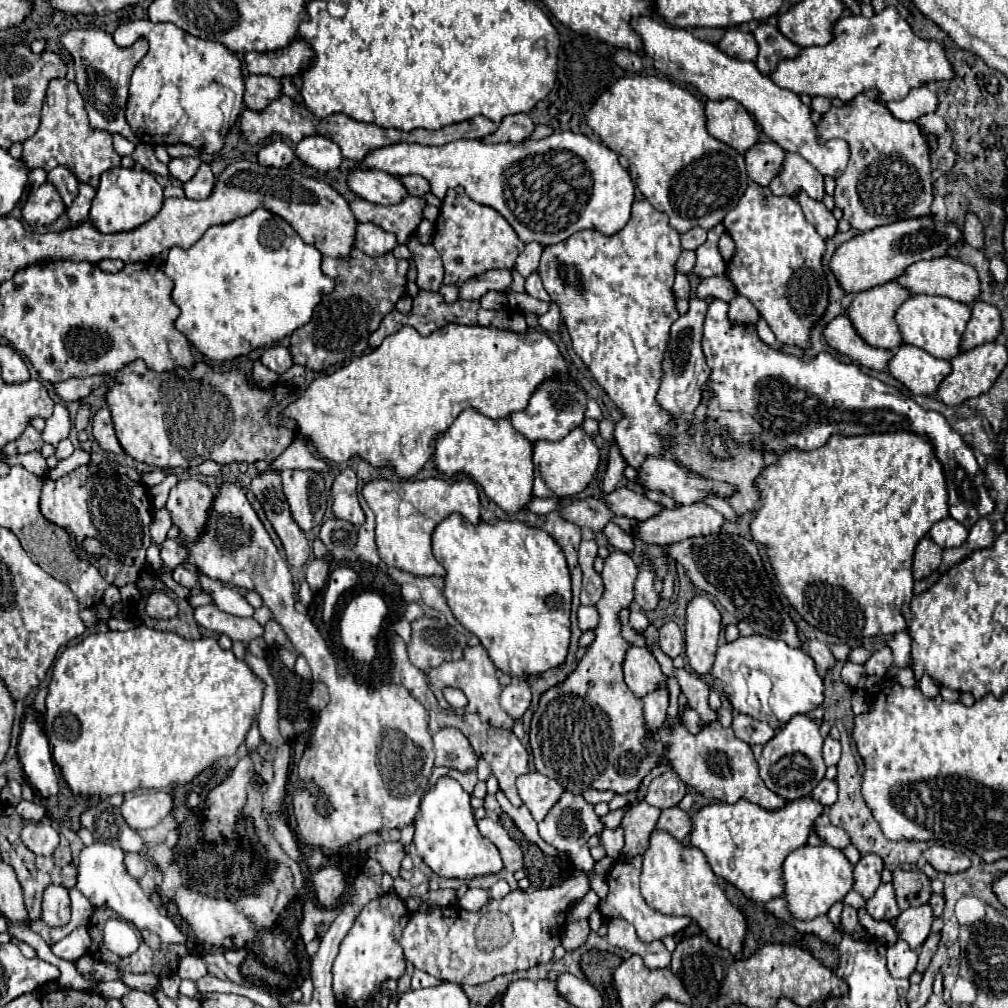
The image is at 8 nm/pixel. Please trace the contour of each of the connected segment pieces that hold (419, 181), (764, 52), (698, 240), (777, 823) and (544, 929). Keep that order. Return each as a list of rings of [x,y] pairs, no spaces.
[[[405,175],[405,177],[399,177],[399,179],[405,183],[409,195],[425,197],[427,193],[431,193],[431,185],[429,185],[429,181],[423,179],[423,177],[419,177],[419,175]]]
[[[759,23],[759,27],[753,29],[753,37],[759,45],[759,55],[757,55],[757,69],[763,75],[769,75],[775,71],[775,65],[783,57],[795,57],[799,55],[799,47],[791,43],[779,29],[771,23]]]
[[[693,227],[681,235],[681,245],[683,249],[697,249],[699,245],[703,245],[705,239],[707,239],[707,231],[703,227]]]
[[[811,797],[791,801],[777,811],[767,811],[747,799],[733,805],[711,803],[693,815],[689,847],[697,847],[705,853],[717,877],[735,885],[751,901],[767,903],[783,895],[783,861],[791,851],[807,843],[807,837],[813,831],[813,821],[821,811],[823,805],[811,801]]]
[[[603,857],[601,861],[595,861],[593,871],[577,869],[577,873],[573,873],[561,885],[535,889],[535,891],[517,889],[511,891],[501,901],[491,901],[491,905],[487,907],[505,913],[513,925],[511,939],[503,947],[497,947],[493,951],[485,951],[477,947],[475,925],[479,923],[479,913],[471,913],[459,907],[443,907],[443,909],[437,907],[431,911],[411,913],[411,919],[399,943],[405,951],[407,961],[411,961],[417,969],[427,971],[429,975],[441,981],[451,981],[457,985],[481,985],[497,975],[515,973],[519,969],[529,969],[541,963],[549,963],[553,957],[553,949],[561,943],[571,905],[575,901],[581,901],[583,895],[591,889],[589,881],[593,875],[605,877],[613,865],[615,865],[613,857]]]

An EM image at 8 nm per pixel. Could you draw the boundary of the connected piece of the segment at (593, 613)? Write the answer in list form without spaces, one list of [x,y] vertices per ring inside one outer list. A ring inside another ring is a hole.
[[[579,607],[579,627],[581,631],[595,629],[599,623],[599,613],[595,607]]]

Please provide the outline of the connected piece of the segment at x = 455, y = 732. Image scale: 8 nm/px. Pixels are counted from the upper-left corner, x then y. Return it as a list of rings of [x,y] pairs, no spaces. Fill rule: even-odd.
[[[441,729],[433,733],[433,743],[435,743],[435,765],[445,765],[453,767],[457,771],[471,771],[477,767],[479,757],[475,755],[471,743],[459,729]]]

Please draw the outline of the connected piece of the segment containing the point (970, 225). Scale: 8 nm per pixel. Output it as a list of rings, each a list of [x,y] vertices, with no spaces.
[[[969,213],[967,221],[965,221],[965,229],[963,229],[963,237],[969,245],[981,249],[983,247],[983,229],[981,229],[981,221],[977,219],[977,215]]]

